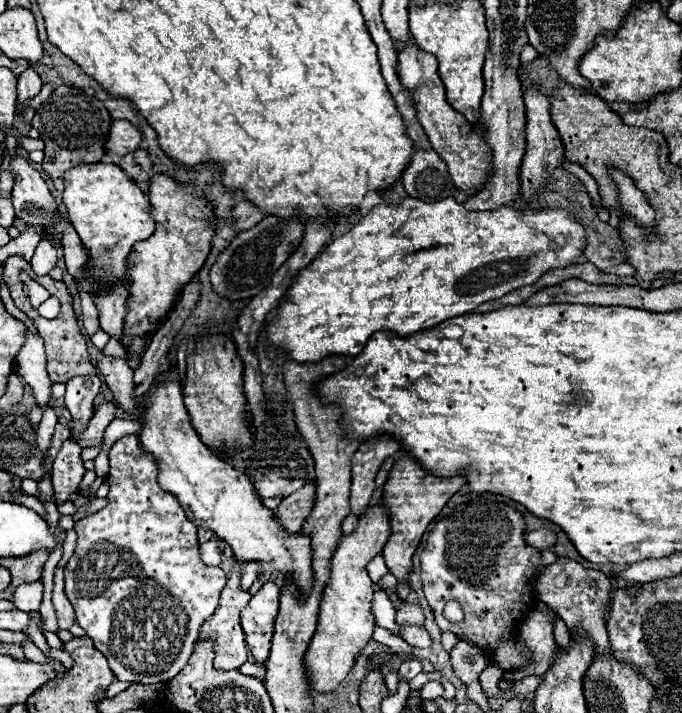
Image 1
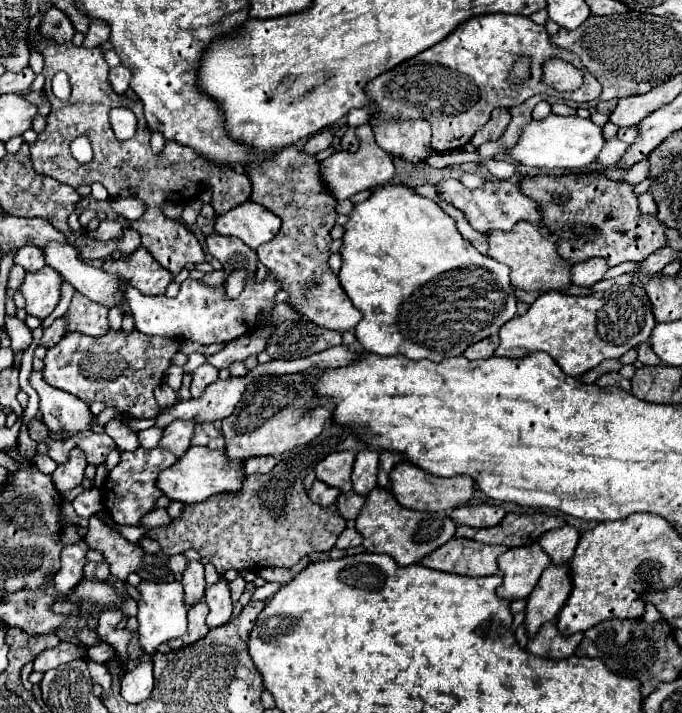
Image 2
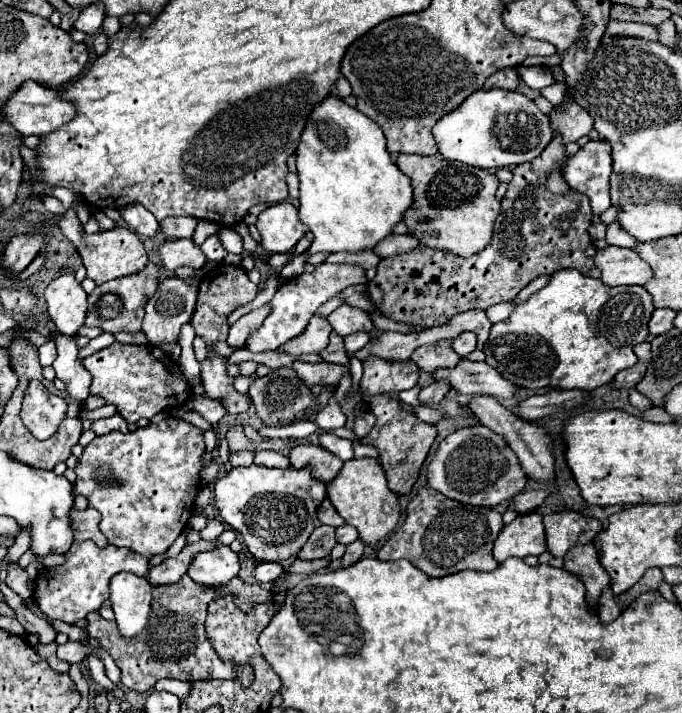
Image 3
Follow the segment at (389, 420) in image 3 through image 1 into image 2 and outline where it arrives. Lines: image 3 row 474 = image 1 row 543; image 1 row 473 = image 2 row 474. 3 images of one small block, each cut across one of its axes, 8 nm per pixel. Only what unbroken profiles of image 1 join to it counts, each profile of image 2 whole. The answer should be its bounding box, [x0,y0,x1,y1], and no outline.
[390,462,474,512]

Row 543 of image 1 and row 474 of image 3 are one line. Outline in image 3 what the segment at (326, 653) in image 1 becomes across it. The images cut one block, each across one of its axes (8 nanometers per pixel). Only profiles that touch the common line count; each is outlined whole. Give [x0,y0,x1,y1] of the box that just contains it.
[328,458,400,546]

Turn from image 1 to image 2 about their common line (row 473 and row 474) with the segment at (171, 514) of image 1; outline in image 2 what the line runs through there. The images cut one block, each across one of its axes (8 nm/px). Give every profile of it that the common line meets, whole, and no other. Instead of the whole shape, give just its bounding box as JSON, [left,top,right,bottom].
[102,448,178,526]

